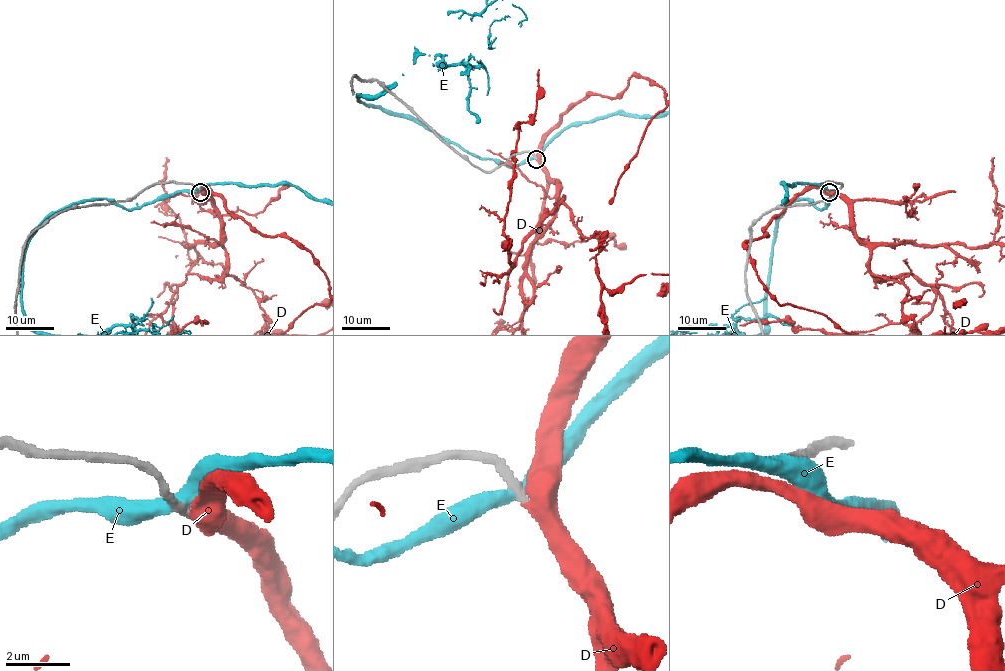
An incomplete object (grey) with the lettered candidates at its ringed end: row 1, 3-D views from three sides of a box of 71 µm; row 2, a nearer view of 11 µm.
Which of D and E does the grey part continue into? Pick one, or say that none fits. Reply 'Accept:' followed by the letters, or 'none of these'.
Accept: D

